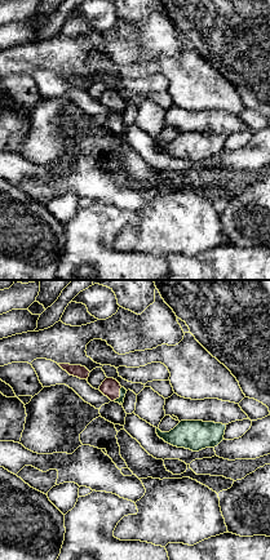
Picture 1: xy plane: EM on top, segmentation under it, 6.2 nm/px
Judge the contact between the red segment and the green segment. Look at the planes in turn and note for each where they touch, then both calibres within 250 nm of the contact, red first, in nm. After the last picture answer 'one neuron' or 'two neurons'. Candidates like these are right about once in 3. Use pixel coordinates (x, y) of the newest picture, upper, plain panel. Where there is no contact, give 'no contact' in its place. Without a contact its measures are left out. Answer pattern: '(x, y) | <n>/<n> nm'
(119, 106) | 120/50 nm

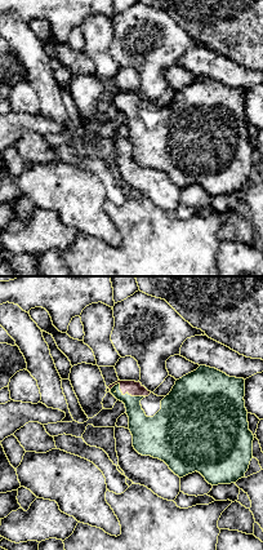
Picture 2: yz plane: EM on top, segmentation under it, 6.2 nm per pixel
(125, 103) | 90/160 nm

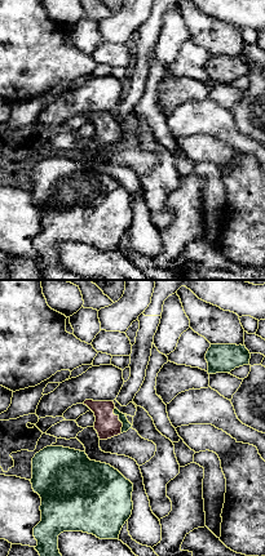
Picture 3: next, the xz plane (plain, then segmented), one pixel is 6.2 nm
(119, 132) | 160/50 nm

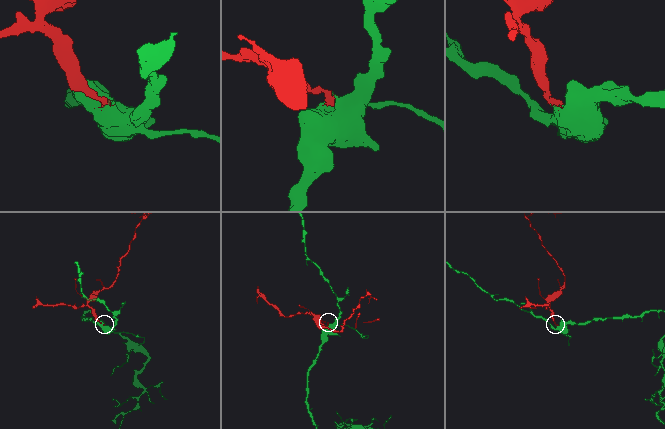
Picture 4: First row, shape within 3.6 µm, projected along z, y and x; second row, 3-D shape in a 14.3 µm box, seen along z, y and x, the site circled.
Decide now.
one neuron

